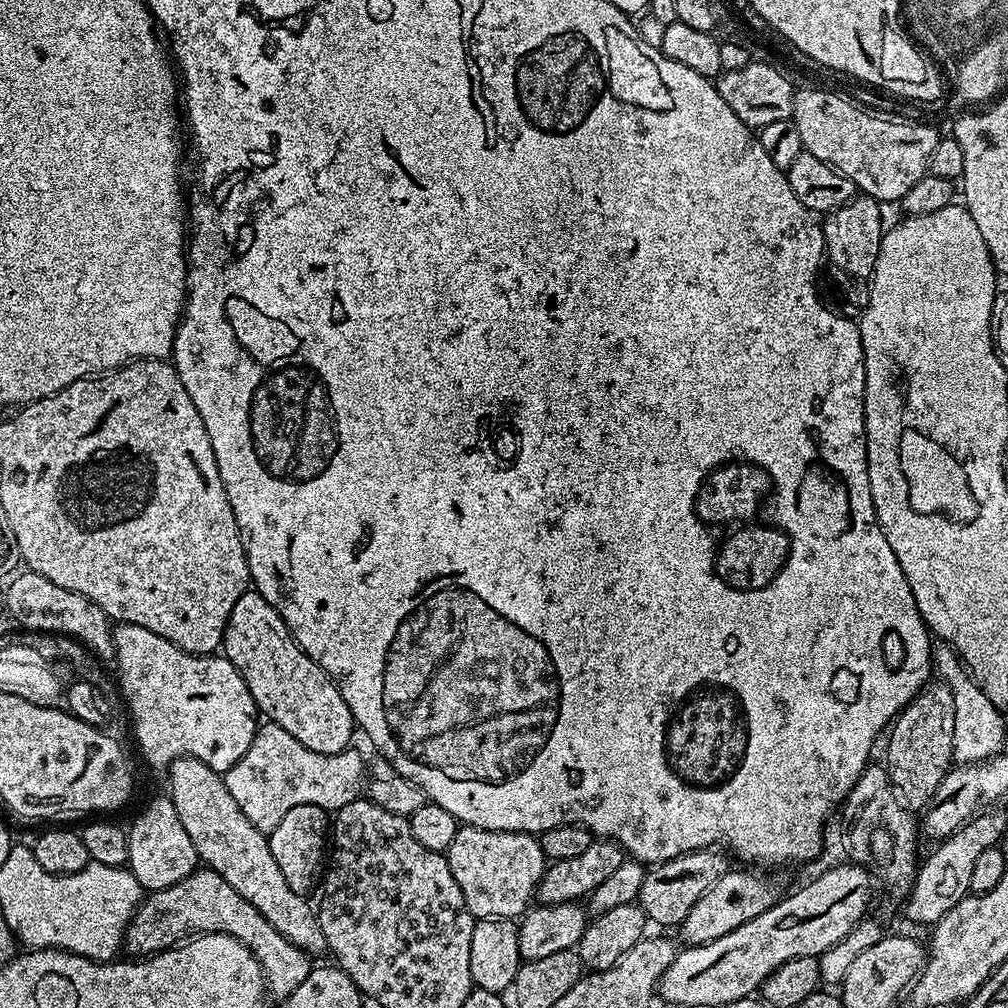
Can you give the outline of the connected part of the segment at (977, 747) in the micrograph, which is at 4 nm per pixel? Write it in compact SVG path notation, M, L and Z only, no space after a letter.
M935 639L932 644L932 661L935 675L950 687L954 701L954 750L953 759L959 765L976 764L990 760L999 755L1005 748L1006 724L1004 714L986 698L976 680L969 675L959 653L952 644L945 640Z

